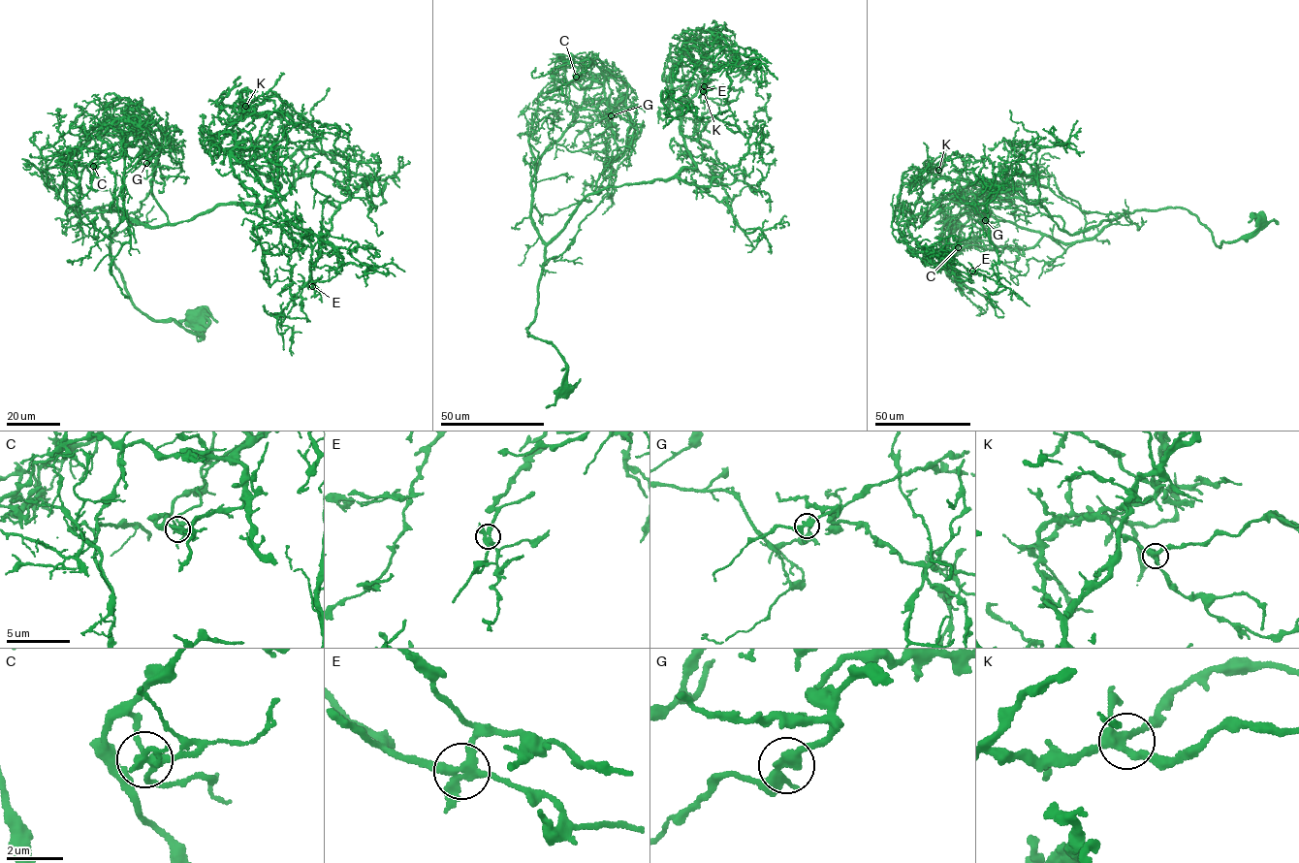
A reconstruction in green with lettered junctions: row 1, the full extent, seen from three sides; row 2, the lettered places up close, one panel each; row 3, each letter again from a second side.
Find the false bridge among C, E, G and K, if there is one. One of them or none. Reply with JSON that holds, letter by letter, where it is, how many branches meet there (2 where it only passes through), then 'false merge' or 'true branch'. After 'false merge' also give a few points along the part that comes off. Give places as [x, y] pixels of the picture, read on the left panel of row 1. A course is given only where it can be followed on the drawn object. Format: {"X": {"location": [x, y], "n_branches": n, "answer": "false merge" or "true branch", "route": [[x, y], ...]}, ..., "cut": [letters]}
{"C": {"location": [93, 166], "n_branches": 4, "answer": "false merge", "route": [[93, 167], [102, 151], [122, 142], [125, 147], [123, 203], [131, 236], [110, 264], [111, 275], [128, 298]]}, "E": {"location": [312, 286], "n_branches": 4, "answer": "true branch"}, "G": {"location": [146, 163], "n_branches": 3, "answer": "true branch"}, "K": {"location": [245, 106], "n_branches": 4, "answer": "true branch"}, "cut": ["C"]}

